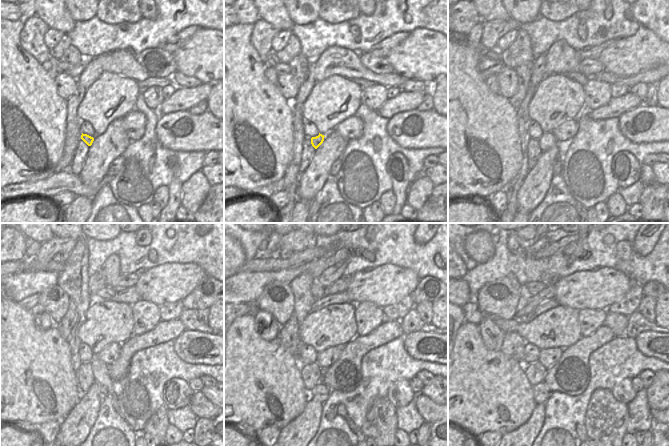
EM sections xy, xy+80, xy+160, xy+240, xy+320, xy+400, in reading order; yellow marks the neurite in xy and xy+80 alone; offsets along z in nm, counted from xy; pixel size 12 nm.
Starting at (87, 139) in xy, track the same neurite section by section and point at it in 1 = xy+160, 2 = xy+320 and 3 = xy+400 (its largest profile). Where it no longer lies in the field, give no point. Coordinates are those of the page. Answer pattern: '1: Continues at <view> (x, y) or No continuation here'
1: Continues at xy+160 (547, 140)
2: Continues at xy+320 (341, 410)
3: Continues at xy+400 (578, 426)

